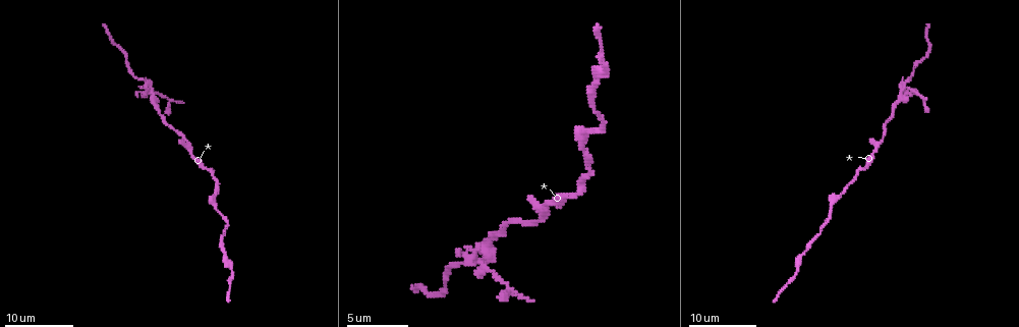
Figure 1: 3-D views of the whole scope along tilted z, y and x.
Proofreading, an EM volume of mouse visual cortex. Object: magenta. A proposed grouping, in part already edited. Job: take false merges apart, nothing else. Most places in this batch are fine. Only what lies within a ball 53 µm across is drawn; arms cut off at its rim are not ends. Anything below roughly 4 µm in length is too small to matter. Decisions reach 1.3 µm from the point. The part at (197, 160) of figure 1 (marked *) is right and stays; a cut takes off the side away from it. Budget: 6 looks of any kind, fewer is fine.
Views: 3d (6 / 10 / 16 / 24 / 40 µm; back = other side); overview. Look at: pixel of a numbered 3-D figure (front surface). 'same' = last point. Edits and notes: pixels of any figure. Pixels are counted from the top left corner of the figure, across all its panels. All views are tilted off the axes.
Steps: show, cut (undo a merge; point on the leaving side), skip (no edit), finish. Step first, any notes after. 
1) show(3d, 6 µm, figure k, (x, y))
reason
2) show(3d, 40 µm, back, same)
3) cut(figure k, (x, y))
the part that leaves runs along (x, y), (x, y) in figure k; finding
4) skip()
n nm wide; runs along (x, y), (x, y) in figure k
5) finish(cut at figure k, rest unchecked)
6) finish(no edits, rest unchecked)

show(3d, 16 µm, figure 1, (539, 222))
calibre changes

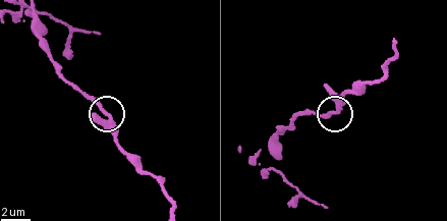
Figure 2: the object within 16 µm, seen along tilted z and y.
show(3d, 6 µm, figure 2, (334, 113))

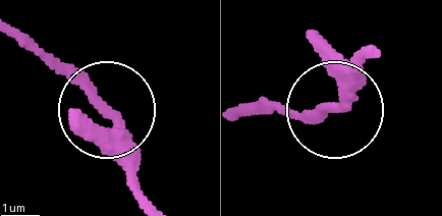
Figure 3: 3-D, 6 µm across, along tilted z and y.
skip()
runs along (148, 200), (123, 132), (23, 31) in figure 3; all the same cell

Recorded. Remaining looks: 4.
show(3d, 24 µm, figure 1, (832, 208))
sudden change in width

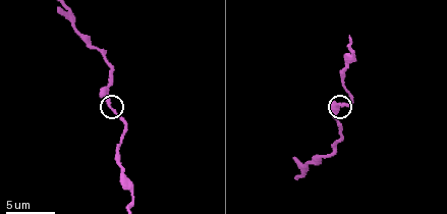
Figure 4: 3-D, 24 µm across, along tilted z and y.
show(3d, 6 µm, figure 4, (337, 104))

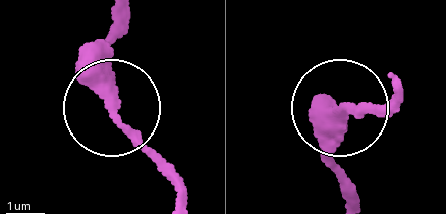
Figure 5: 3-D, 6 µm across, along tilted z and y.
skip()
290 nm wide; runs along (350, 205), (331, 117), (343, 106), (398, 103) in figure 5; continuous, no second cell

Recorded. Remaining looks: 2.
show(3d, 16 µm, figure 1, (149, 85))

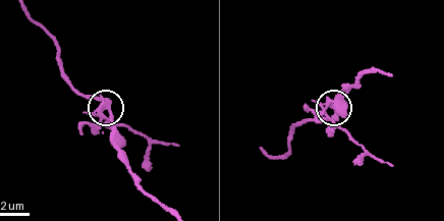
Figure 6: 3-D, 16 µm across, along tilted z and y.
show(3d, 6 µm, figure 6, (104, 106))

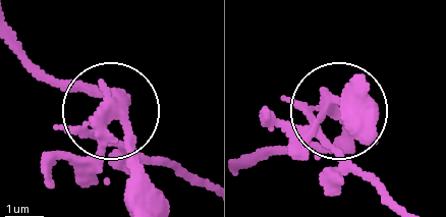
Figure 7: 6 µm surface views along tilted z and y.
cut(figure 7, (341, 155))
310 nm wide; two cells meet here

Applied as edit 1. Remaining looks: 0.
finish(cut at figure 7, rest unchecked)

